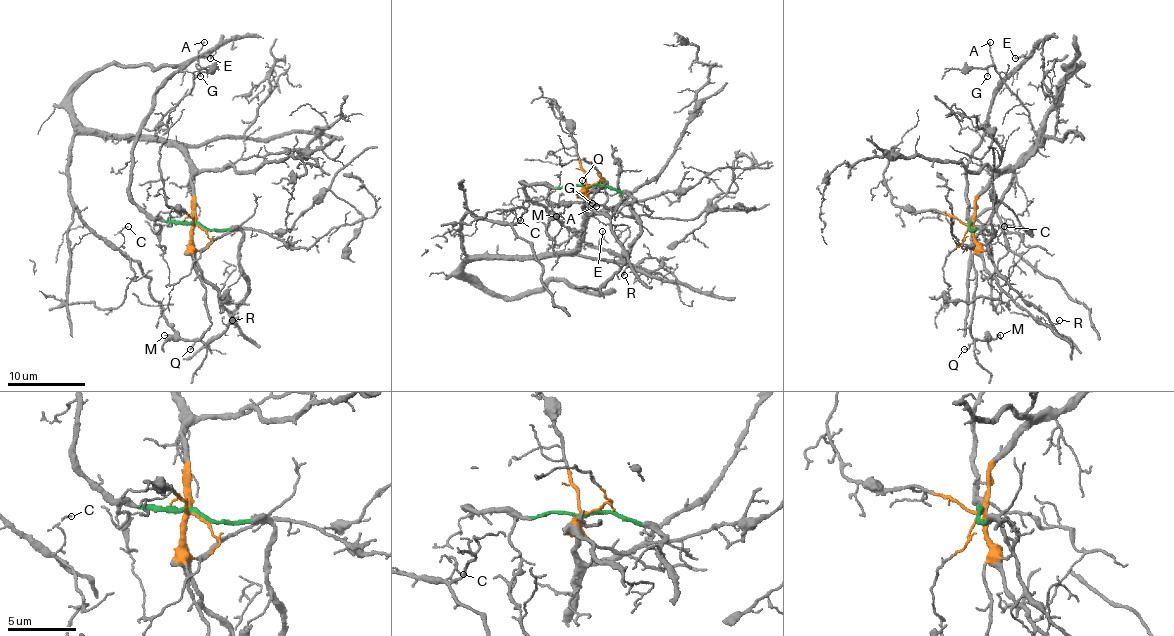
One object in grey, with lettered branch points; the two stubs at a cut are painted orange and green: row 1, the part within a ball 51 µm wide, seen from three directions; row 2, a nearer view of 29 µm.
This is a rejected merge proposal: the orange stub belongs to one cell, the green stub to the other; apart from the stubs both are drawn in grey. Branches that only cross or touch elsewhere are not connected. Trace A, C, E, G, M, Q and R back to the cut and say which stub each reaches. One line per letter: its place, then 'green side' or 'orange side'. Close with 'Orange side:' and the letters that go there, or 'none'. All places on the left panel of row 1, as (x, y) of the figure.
A: (204, 42) | orange side
C: (128, 226) | orange side
E: (210, 58) | green side
G: (200, 76) | orange side
M: (164, 335) | orange side
Q: (190, 349) | orange side
R: (232, 320) | orange side
Orange side: A, C, G, M, Q, R

